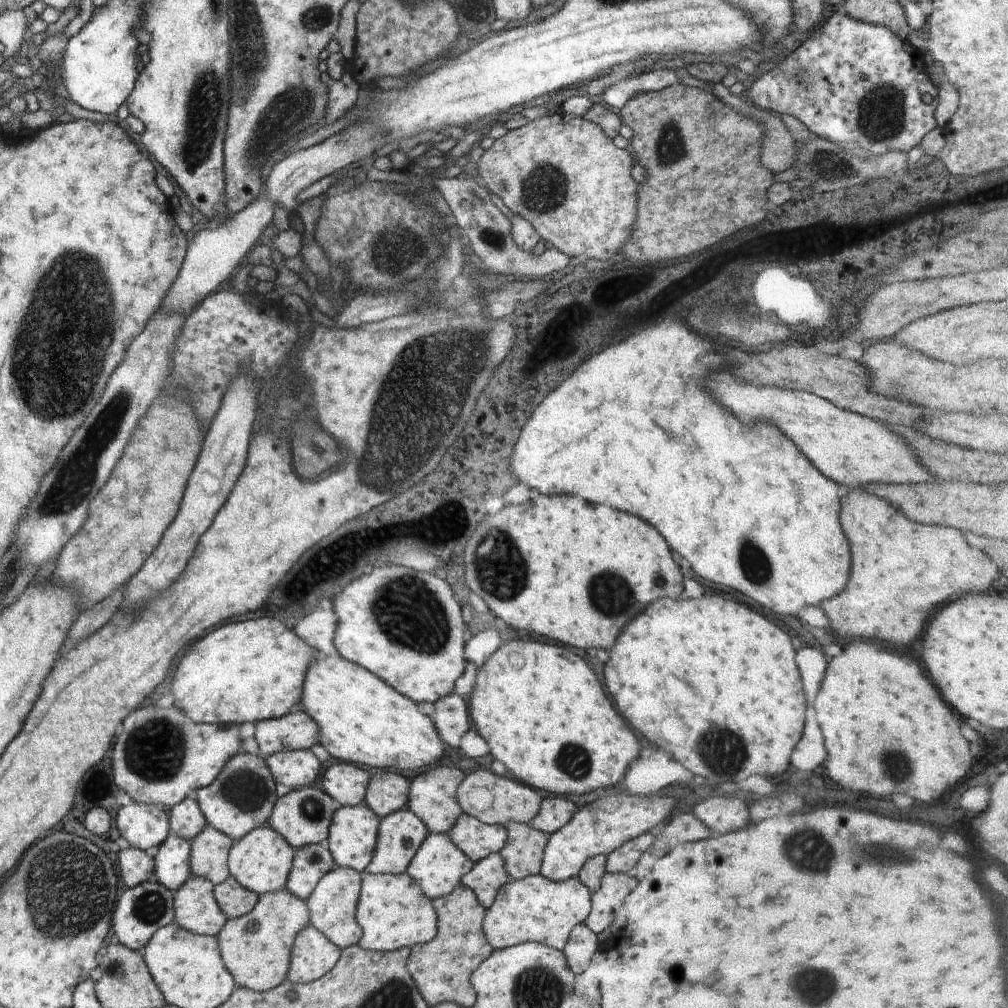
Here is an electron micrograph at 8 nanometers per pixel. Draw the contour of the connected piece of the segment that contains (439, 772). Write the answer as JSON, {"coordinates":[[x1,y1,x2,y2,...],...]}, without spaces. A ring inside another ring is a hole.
{"coordinates":[[437,766,432,770,416,774,410,781,410,800,406,808,422,820,430,833,447,834,463,813,457,800,457,790,464,777,461,770,445,766]]}

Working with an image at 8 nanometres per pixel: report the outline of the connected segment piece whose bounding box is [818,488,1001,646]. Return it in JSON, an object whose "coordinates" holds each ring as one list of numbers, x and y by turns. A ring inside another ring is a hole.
{"coordinates":[[855,488,846,495,844,498,846,502,840,506,842,512,840,512,840,522,842,522,842,530,844,534,848,536,846,540,850,540,850,578,844,586,842,592,838,592,837,596,832,596,828,600,824,600,818,606,822,607,822,610,826,612,828,620,830,620,830,628,835,637,853,638,853,639,865,639,872,641,880,641,883,644,893,646,895,644,912,644,914,640,920,640,924,630,926,628,926,618,930,616,930,612,934,610,934,606,944,606,952,600,958,600,960,596,966,596,970,592,986,592,990,590,992,582,999,579,1001,572,995,562,993,562,986,554,976,548,968,548,968,544,964,542,964,536,962,532,954,530,954,528,942,528,942,526,932,526,932,524,920,524,920,522,914,522,910,518,906,518,902,512,898,512,892,504,888,504,881,496,871,494,870,492,864,492,864,489]]}

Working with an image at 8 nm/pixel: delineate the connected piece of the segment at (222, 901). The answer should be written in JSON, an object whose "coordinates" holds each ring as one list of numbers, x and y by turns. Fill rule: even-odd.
{"coordinates":[[230,876,224,882,213,885,213,894,216,904,228,919,244,916,256,906,258,895,248,888,244,888,238,880]]}

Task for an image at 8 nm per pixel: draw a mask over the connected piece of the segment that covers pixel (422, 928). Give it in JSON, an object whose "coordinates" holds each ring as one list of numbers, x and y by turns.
{"coordinates":[[406,872,402,874,366,874,356,904,356,922,362,929,360,948,390,952,430,942,438,932,437,914,431,900]]}

